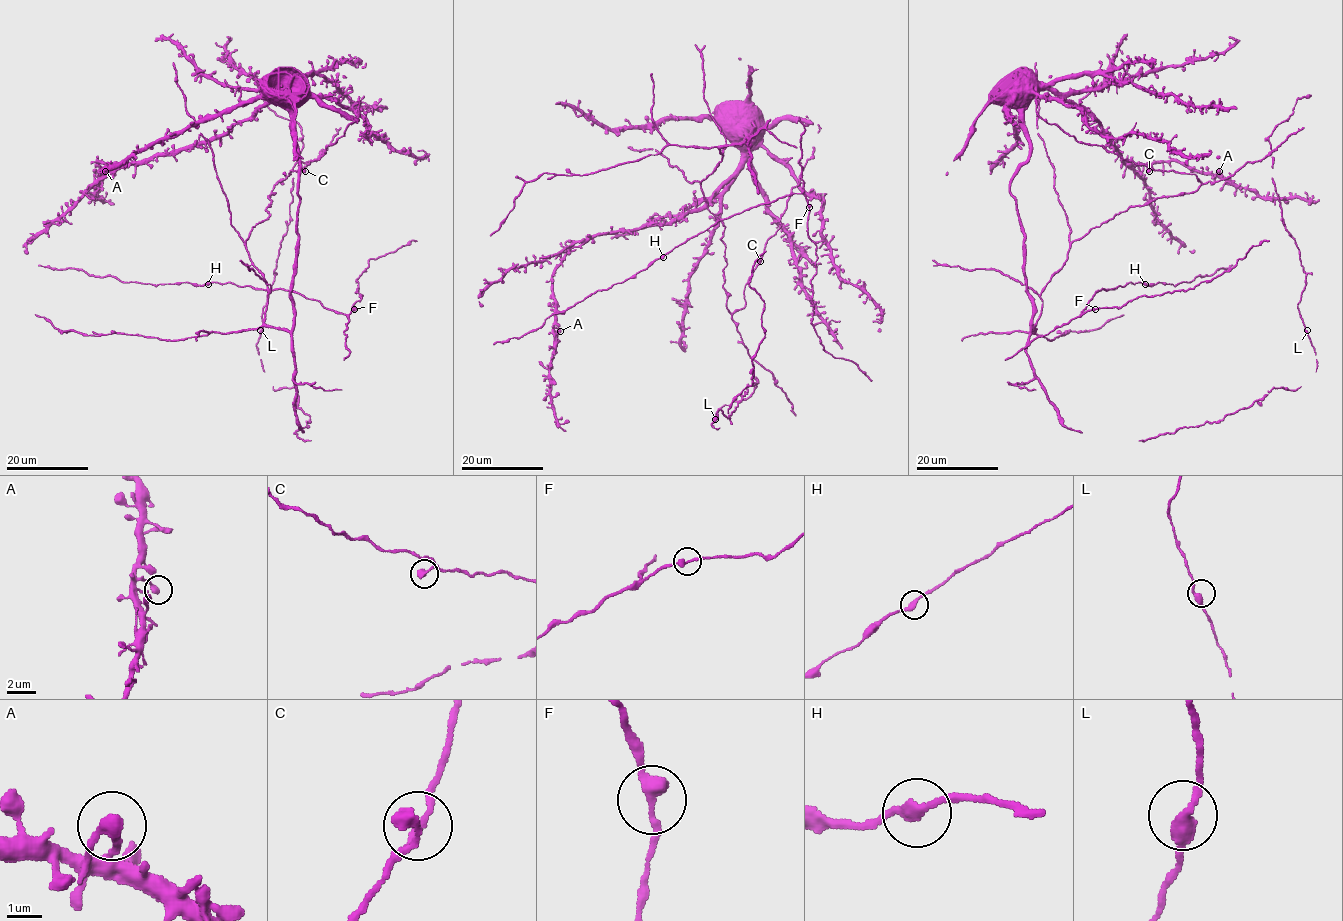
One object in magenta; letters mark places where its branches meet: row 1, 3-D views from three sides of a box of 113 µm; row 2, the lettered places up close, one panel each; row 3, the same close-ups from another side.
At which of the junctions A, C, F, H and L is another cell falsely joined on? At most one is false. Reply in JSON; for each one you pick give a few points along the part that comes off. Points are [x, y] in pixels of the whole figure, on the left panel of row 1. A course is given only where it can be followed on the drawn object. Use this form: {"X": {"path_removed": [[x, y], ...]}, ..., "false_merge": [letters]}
{"false_merge": []}

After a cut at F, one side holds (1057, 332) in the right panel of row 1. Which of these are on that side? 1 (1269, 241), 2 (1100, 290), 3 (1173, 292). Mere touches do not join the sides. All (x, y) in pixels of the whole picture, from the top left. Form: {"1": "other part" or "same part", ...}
{"1": "other part", "2": "same part", "3": "other part"}

